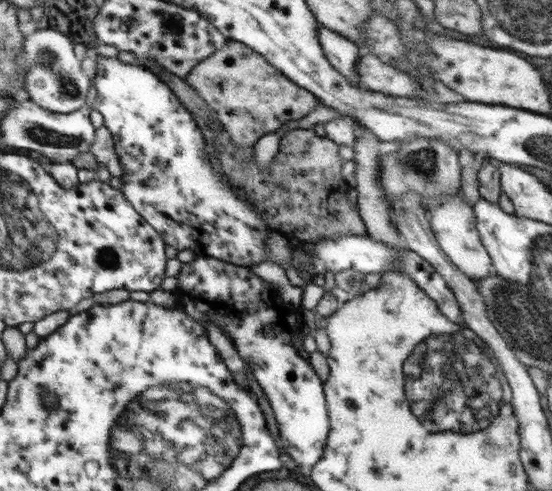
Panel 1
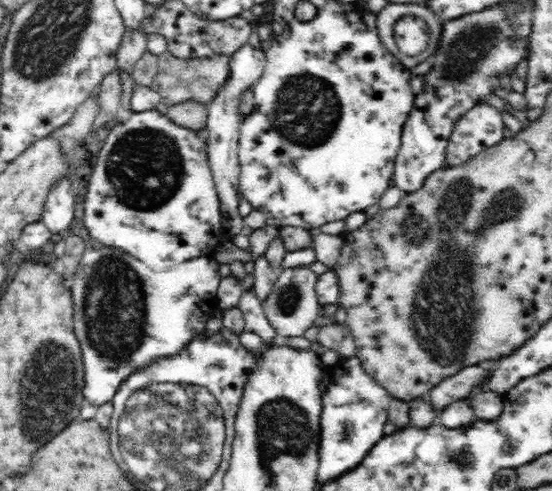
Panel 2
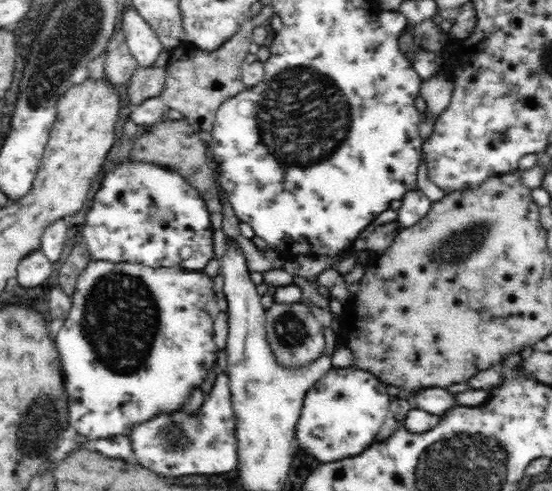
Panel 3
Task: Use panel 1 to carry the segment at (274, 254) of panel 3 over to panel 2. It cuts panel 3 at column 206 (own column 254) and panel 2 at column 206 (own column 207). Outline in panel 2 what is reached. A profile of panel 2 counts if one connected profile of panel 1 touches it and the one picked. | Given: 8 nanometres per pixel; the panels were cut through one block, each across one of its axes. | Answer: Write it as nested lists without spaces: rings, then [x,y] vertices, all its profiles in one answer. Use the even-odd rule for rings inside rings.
[[[166,52],[158,58],[158,70],[150,88],[160,93],[161,102],[167,106],[180,104],[184,100],[198,100],[209,104],[220,84],[226,84],[226,80],[230,79],[230,56],[224,54],[216,54],[210,58],[181,59]]]

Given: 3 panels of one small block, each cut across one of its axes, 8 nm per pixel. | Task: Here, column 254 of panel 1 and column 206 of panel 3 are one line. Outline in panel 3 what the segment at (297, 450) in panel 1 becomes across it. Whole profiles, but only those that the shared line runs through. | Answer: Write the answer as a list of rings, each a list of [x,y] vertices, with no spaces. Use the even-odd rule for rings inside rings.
[[[92,259],[82,271],[82,274],[78,276],[71,294],[72,308],[66,314],[66,320],[64,320],[64,324],[62,324],[62,328],[60,328],[58,336],[56,336],[56,344],[58,344],[60,356],[62,356],[62,364],[64,364],[62,372],[64,372],[66,388],[68,388],[66,391],[70,394],[70,400],[68,400],[68,406],[70,406],[68,408],[70,410],[70,416],[68,416],[69,426],[76,429],[78,434],[89,439],[117,434],[127,436],[132,426],[150,420],[150,417],[155,414],[163,413],[164,411],[168,415],[178,413],[185,398],[192,392],[194,387],[204,382],[208,372],[216,364],[219,348],[213,339],[213,324],[221,311],[218,309],[218,301],[215,296],[213,279],[203,269],[156,268],[128,261],[112,262],[111,260]]]

